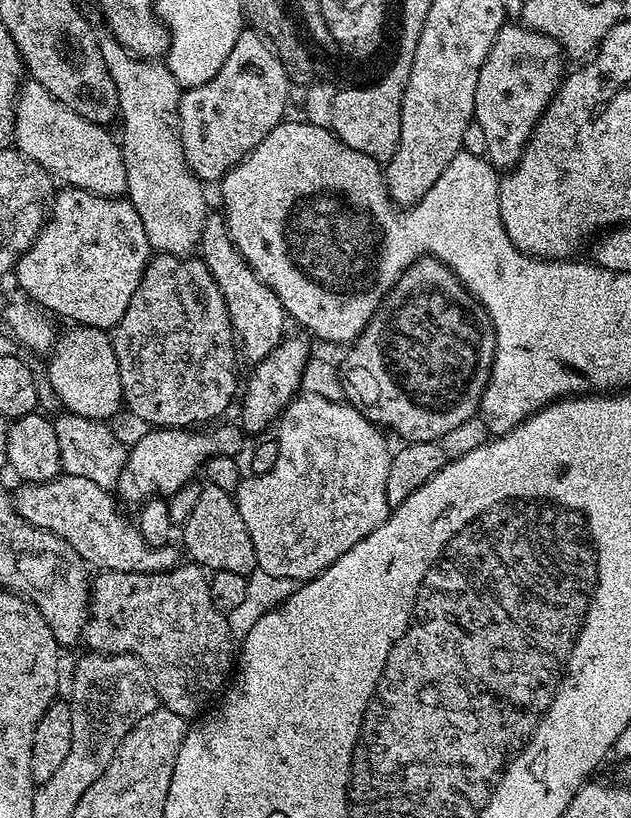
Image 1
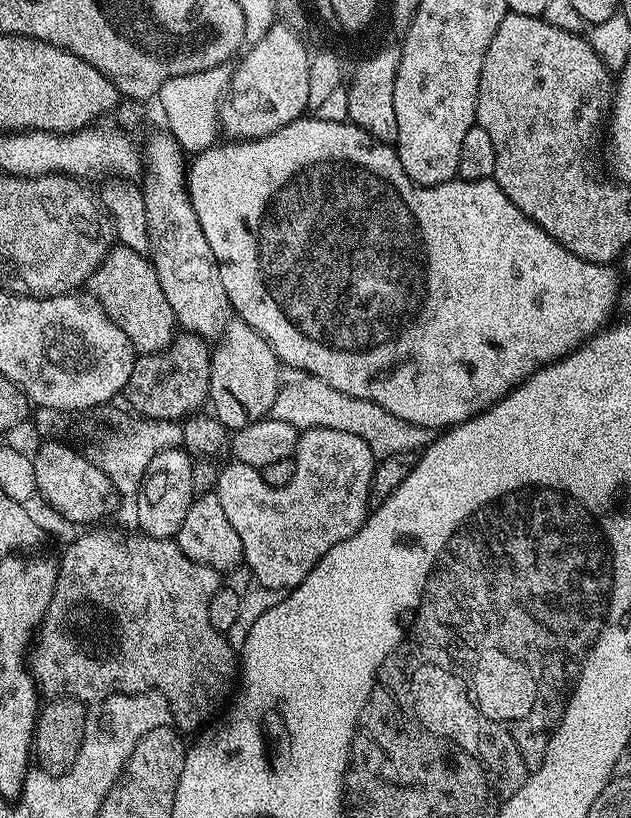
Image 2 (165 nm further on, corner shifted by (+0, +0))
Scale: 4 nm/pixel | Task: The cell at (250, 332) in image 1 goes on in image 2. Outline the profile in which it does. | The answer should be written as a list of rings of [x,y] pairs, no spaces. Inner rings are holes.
[[[239,318],[229,319],[228,327],[224,329],[224,335],[218,341],[218,347],[220,349],[217,352],[215,349],[212,356],[212,373],[208,391],[208,400],[216,407],[214,409],[215,417],[229,430],[249,426],[251,423],[267,417],[282,385],[282,378],[280,378],[282,362],[277,358],[275,350],[245,320]]]

